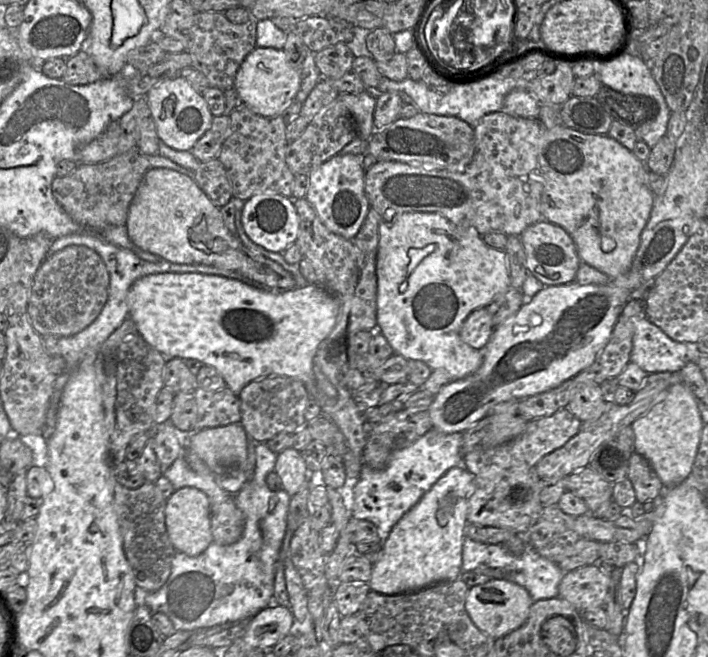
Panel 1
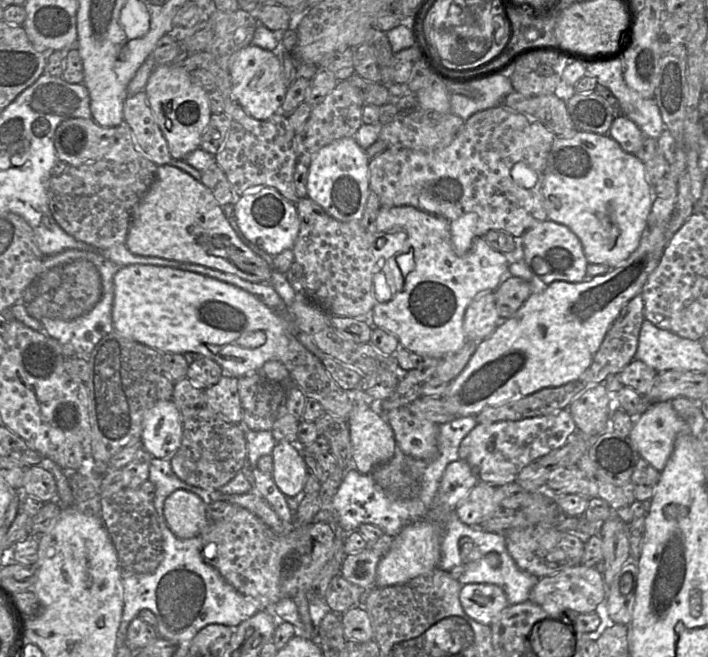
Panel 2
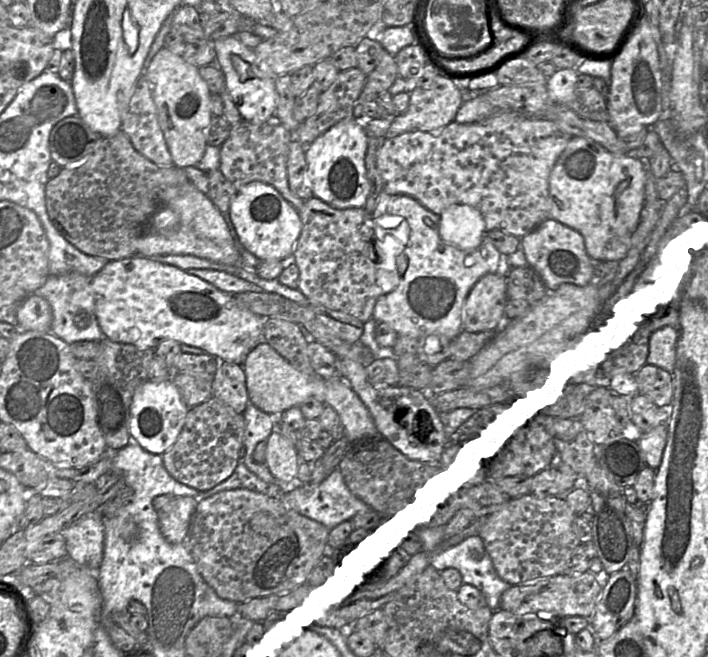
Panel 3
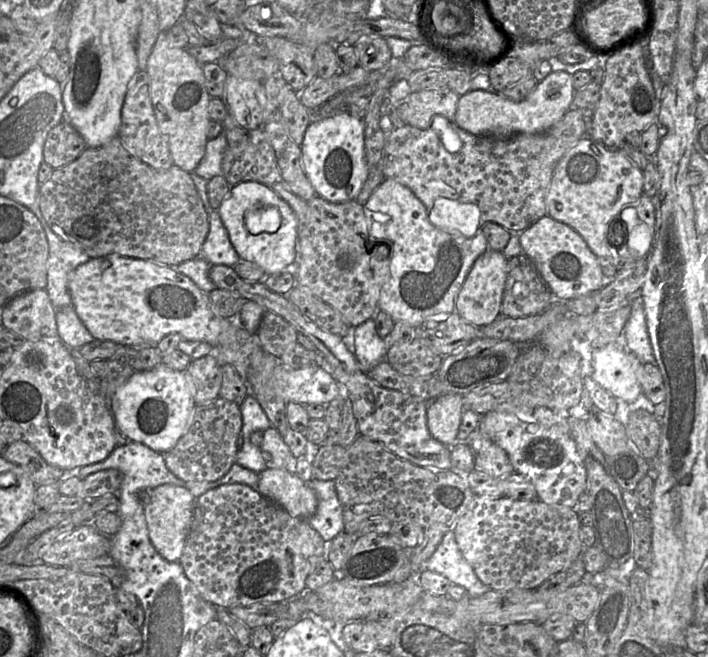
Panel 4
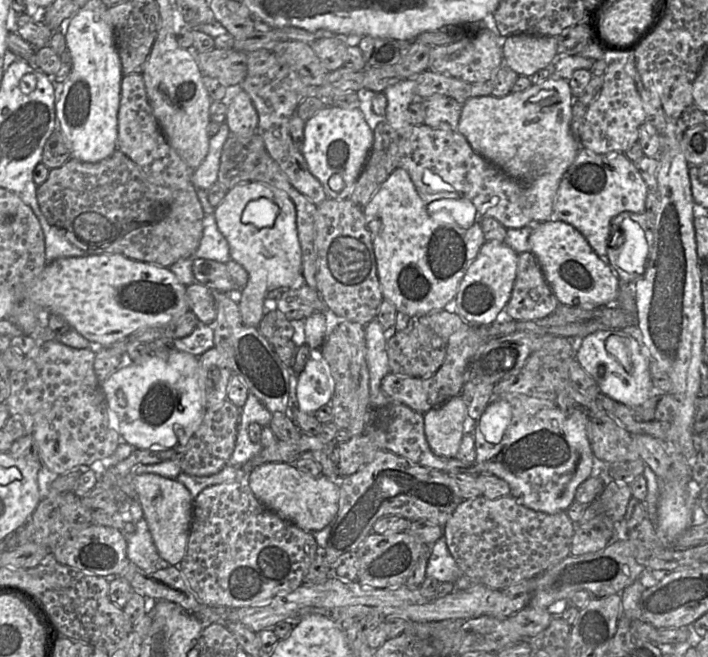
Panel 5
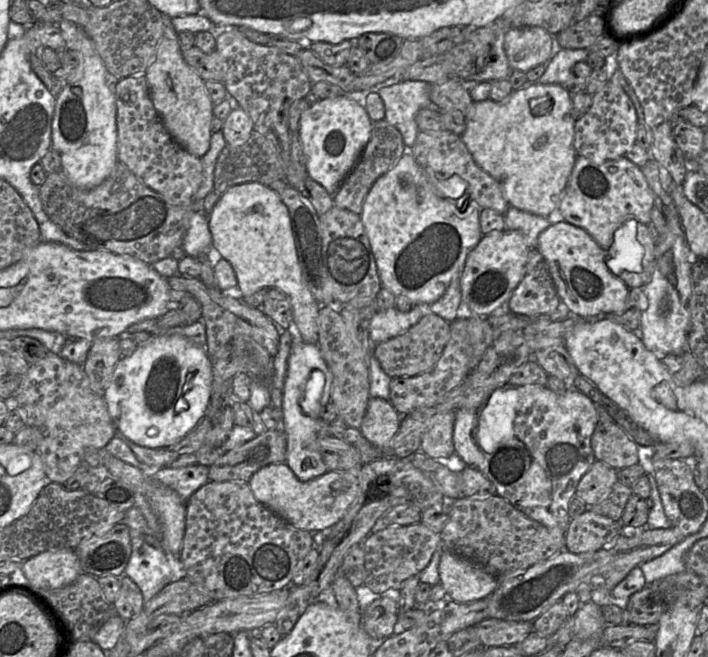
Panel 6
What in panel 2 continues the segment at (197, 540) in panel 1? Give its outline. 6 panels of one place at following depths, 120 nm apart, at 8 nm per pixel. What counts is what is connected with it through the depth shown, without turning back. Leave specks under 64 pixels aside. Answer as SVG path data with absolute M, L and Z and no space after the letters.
M178 489L164 501L163 514L170 530L181 539L200 536L208 526L206 504L196 494Z

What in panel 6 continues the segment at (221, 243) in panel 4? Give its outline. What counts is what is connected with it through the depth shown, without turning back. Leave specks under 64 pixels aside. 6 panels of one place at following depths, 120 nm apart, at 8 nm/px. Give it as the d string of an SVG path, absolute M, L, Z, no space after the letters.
M192 211L181 248L189 256L201 257L206 255L212 246L209 216L205 211Z

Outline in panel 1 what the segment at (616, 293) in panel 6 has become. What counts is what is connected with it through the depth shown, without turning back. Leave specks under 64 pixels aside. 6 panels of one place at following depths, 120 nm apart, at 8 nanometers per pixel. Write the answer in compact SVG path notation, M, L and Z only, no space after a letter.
M542 219L525 229L519 237L525 255L525 266L529 274L545 286L557 286L575 281L582 261L574 240L562 227Z

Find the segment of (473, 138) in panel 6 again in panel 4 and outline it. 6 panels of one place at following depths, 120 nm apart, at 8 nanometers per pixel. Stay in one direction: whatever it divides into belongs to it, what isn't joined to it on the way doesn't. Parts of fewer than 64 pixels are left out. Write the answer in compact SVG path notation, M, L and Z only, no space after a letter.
M565 70L552 71L521 102L514 102L493 90L468 92L459 99L454 122L474 136L510 139L519 134L541 134L558 123L572 108L574 95L572 75Z

